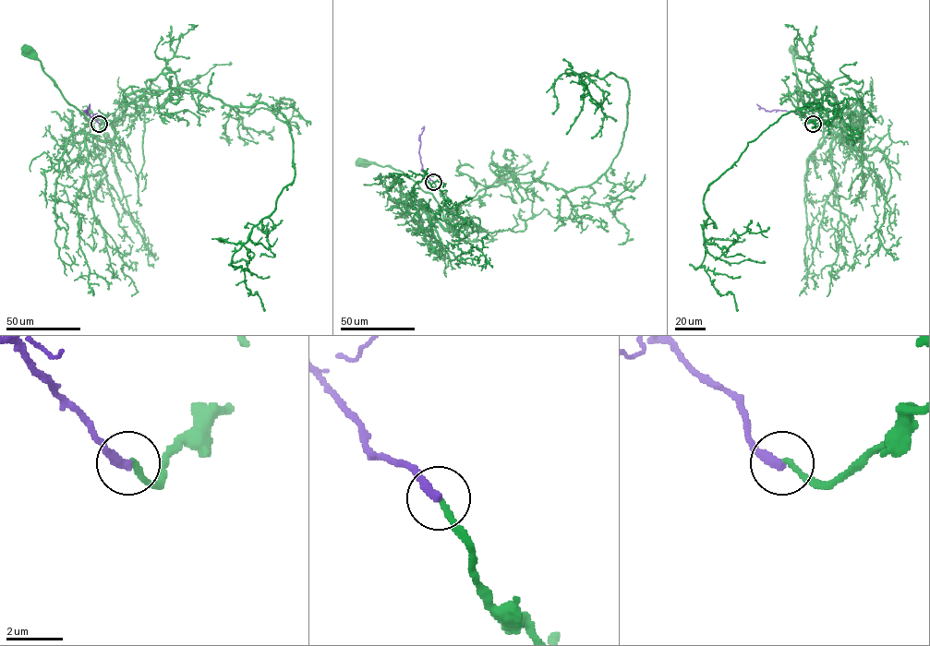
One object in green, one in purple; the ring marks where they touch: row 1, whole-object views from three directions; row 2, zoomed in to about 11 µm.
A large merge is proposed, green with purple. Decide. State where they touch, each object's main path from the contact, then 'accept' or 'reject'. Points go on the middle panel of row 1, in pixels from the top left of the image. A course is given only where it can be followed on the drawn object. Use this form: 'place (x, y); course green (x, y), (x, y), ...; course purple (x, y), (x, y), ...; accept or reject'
place (433, 182); course green (434, 183), (460, 205), (455, 217), (445, 221), (431, 193), (404, 173), (360, 161); course purple (434, 182), (422, 170), (418, 152), (424, 125); reject

